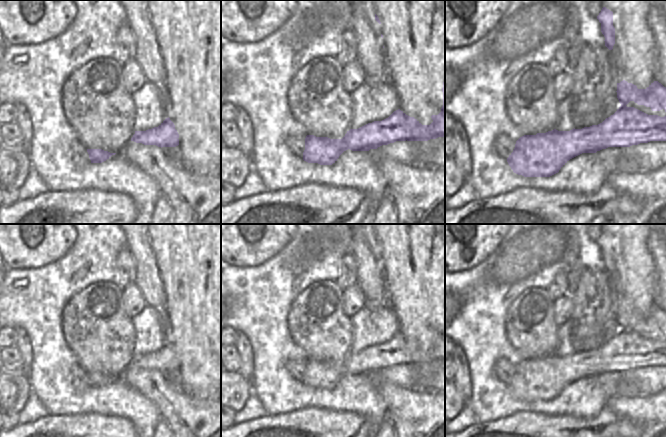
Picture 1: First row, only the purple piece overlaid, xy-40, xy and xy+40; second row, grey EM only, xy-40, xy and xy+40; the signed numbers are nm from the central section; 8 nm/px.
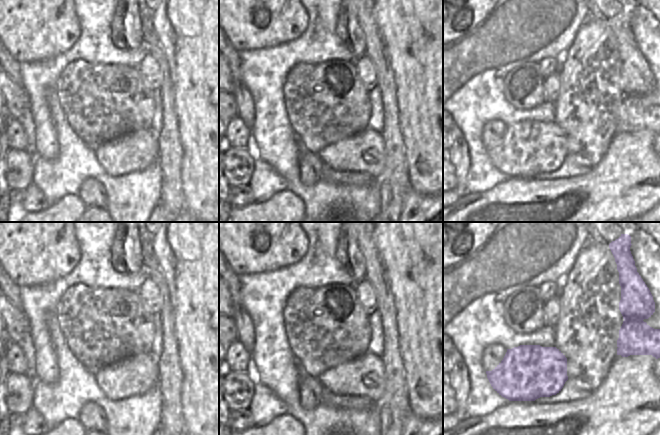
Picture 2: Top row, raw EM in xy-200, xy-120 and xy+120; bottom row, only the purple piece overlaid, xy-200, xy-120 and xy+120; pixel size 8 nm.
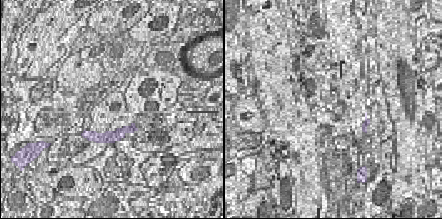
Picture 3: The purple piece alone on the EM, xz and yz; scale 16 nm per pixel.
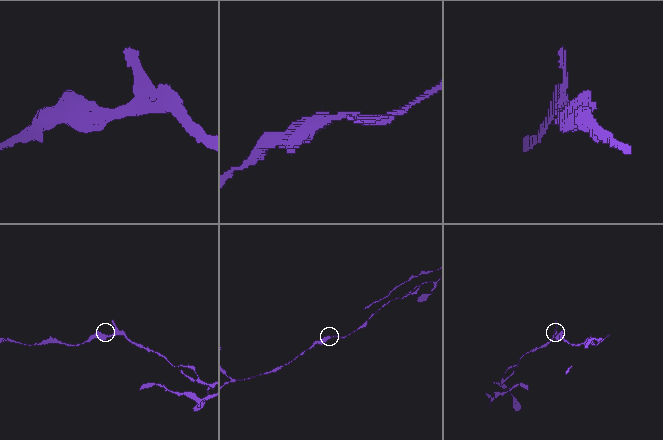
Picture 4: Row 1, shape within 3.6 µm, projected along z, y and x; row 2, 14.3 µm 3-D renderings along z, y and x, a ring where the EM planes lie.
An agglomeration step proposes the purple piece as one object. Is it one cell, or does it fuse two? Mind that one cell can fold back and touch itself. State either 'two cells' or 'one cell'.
two cells

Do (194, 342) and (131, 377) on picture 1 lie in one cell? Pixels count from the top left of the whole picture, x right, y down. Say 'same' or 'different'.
different

